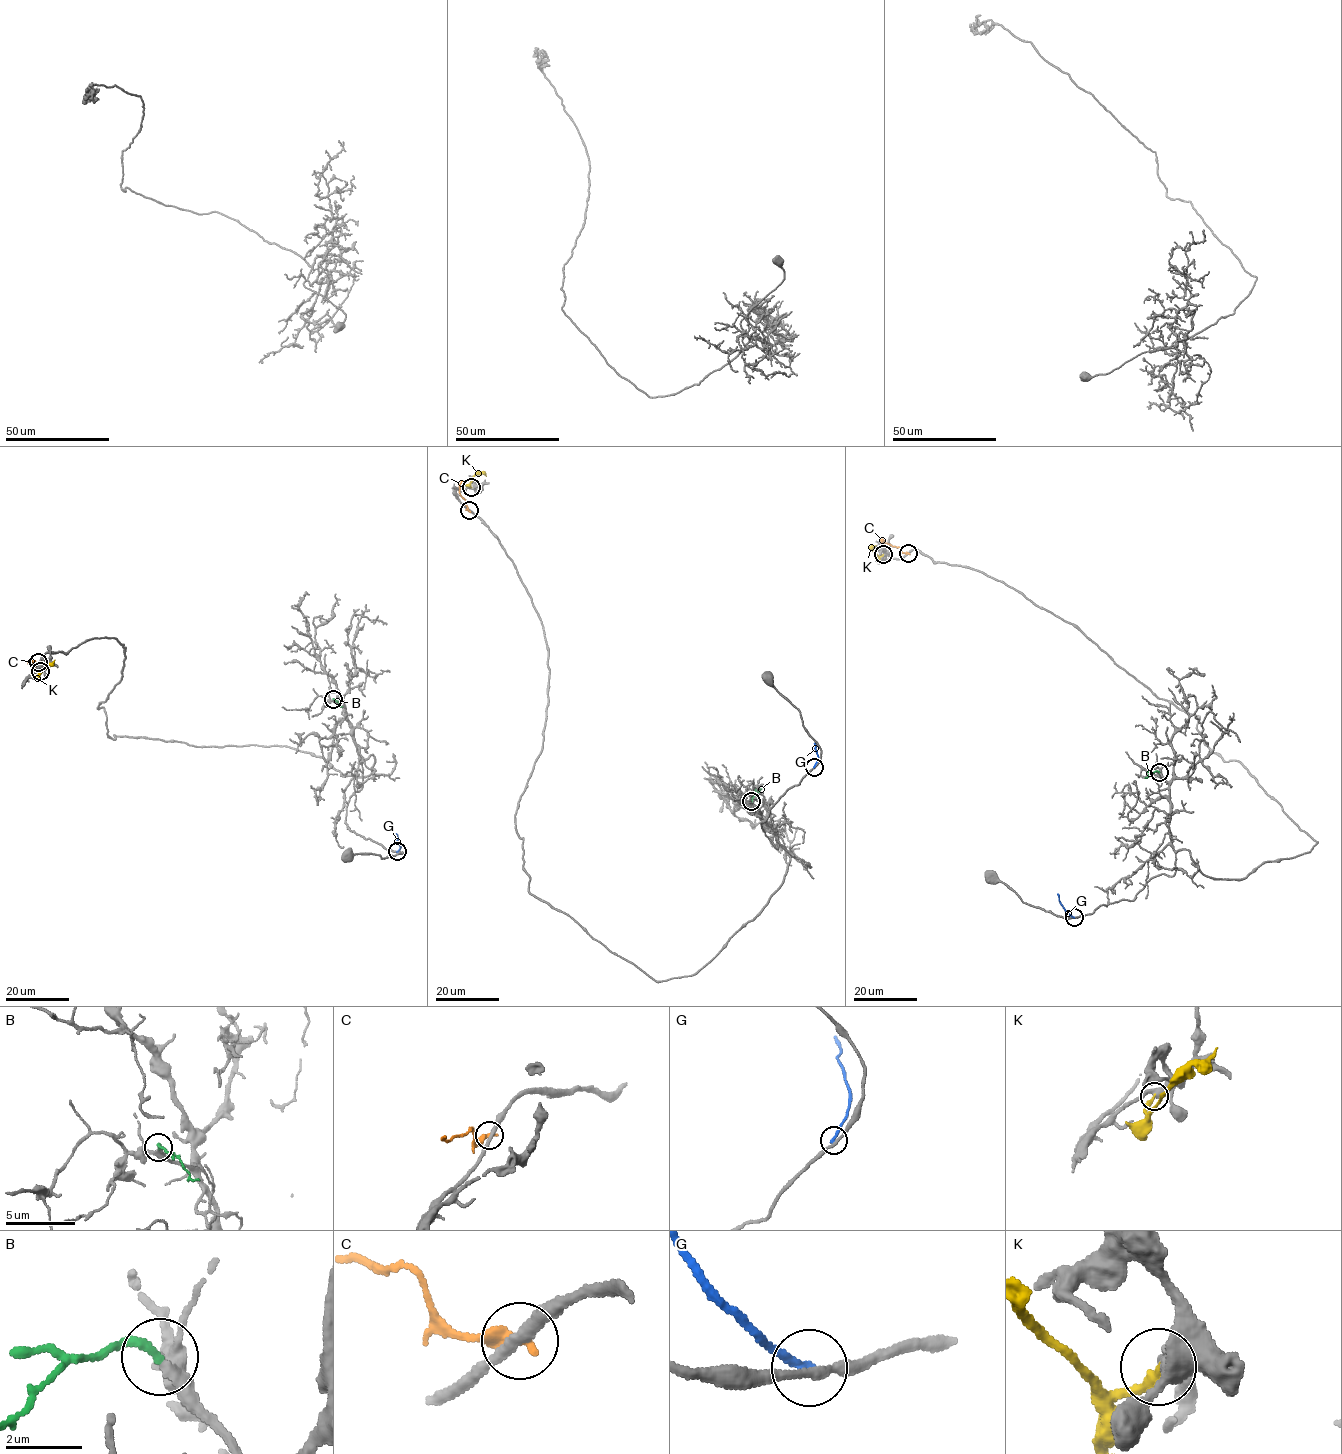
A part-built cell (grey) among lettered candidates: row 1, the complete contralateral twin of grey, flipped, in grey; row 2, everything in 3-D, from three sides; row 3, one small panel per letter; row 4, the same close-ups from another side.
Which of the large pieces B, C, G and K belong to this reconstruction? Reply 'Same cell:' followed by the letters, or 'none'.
Same cell: B

